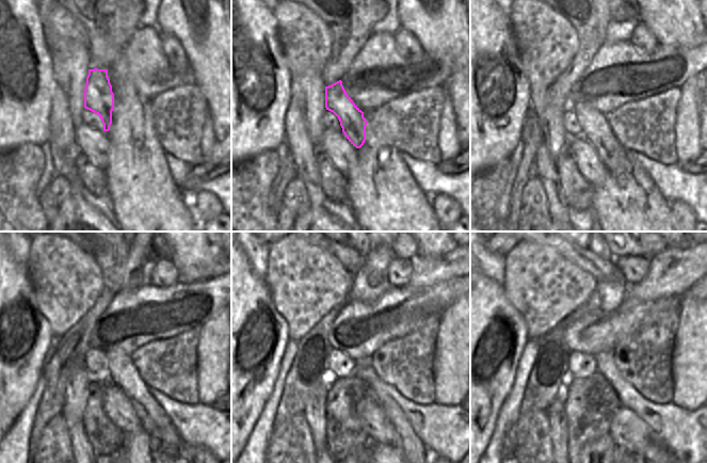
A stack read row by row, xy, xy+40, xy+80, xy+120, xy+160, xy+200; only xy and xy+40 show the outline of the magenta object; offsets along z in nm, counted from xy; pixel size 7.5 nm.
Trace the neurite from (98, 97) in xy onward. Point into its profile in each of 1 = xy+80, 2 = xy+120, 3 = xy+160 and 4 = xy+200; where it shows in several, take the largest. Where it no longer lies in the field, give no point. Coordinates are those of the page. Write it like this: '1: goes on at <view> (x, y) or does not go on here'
1: goes on at xy+80 (596, 129)
2: goes on at xy+120 (121, 369)
3: goes on at xy+160 (415, 448)
4: goes on at xy+200 (654, 448)

